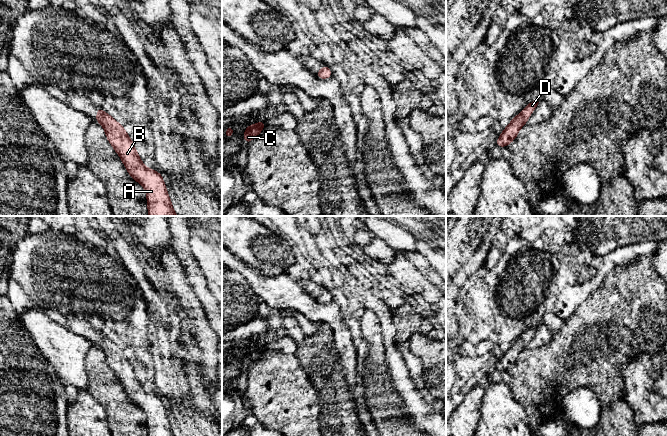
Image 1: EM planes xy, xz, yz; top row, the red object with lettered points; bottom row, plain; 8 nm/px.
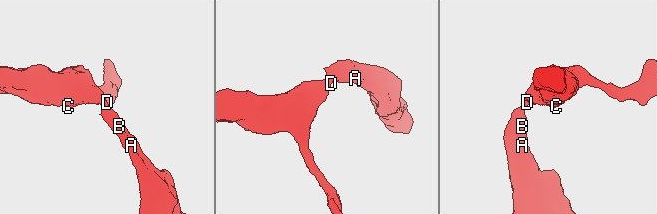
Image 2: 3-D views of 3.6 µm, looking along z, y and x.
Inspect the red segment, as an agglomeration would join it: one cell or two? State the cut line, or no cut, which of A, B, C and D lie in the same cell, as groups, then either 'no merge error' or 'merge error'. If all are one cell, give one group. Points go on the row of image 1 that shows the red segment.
no cut | A B C D | no merge error

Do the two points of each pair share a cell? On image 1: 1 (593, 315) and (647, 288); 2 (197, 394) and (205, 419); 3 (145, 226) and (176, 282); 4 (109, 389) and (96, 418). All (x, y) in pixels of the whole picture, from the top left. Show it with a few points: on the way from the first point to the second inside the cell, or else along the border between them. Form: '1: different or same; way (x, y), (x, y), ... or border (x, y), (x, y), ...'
1: same; way (606, 311), (624, 296), (634, 295)
2: same; way (199, 400), (205, 408), (205, 413)
3: different; border (169, 244), (161, 252)
4: different; border (88, 390), (103, 407), (108, 425)

